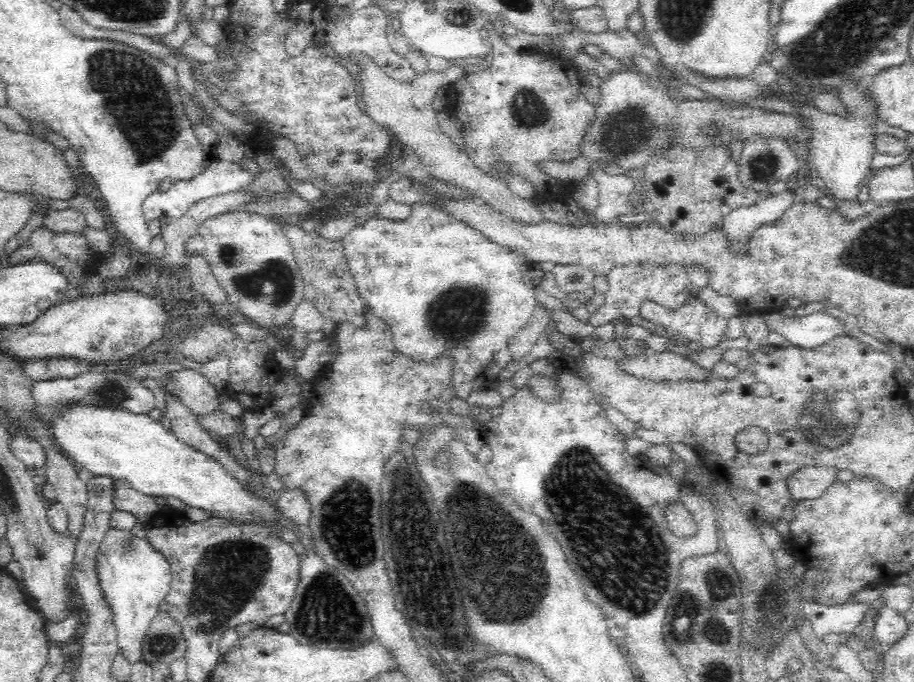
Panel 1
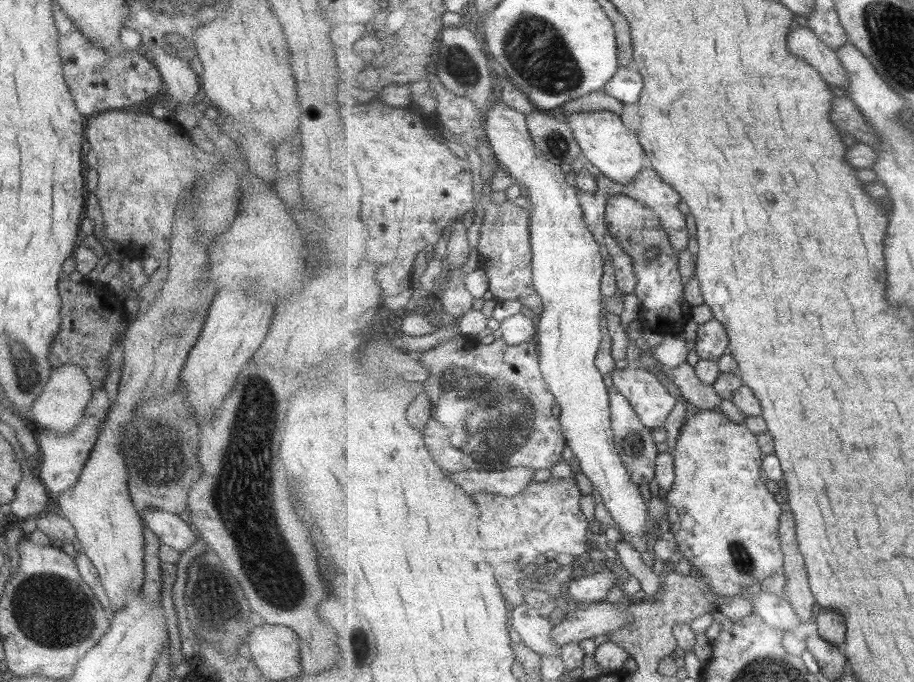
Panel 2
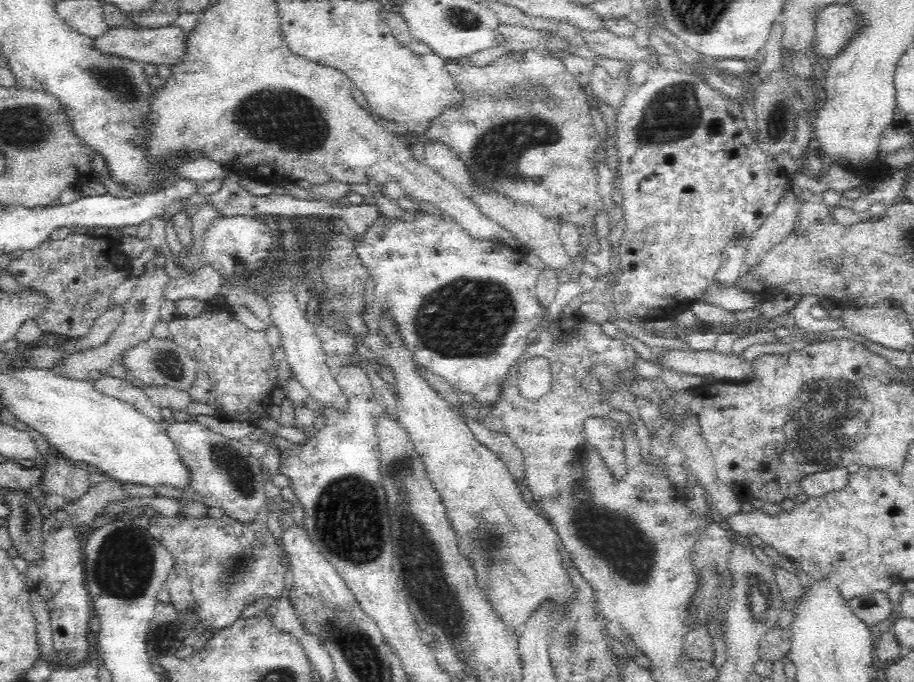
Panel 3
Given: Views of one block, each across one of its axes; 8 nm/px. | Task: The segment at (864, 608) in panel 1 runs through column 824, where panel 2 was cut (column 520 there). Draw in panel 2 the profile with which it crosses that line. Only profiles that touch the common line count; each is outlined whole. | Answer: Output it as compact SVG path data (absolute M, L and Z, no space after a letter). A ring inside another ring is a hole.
M527 602L511 608L511 627L521 635L523 642L541 656L560 656L560 646L552 639L552 630L555 628L547 620L540 609L531 607Z

